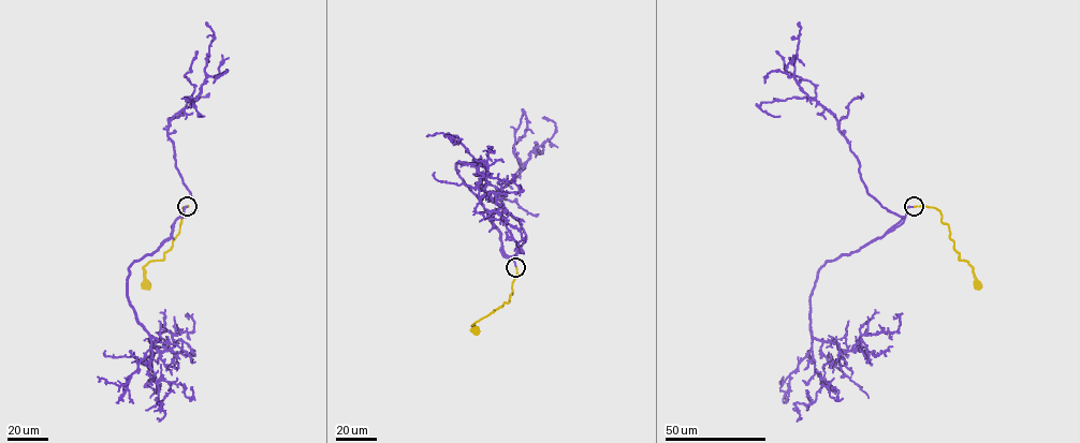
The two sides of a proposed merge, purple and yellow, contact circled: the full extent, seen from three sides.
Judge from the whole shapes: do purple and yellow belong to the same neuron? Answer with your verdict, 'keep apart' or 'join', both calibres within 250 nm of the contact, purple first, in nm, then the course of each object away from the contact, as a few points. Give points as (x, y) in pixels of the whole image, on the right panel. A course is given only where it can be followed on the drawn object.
join; calibres 200 and 240 nm; course purple (914, 206), (892, 231), (828, 261), (811, 295), (812, 337), (842, 351), (862, 335), (895, 331), (893, 316); course yellow (914, 206), (935, 207), (939, 211), (940, 221), (948, 224), (959, 259), (966, 261), (972, 267), (978, 284)

